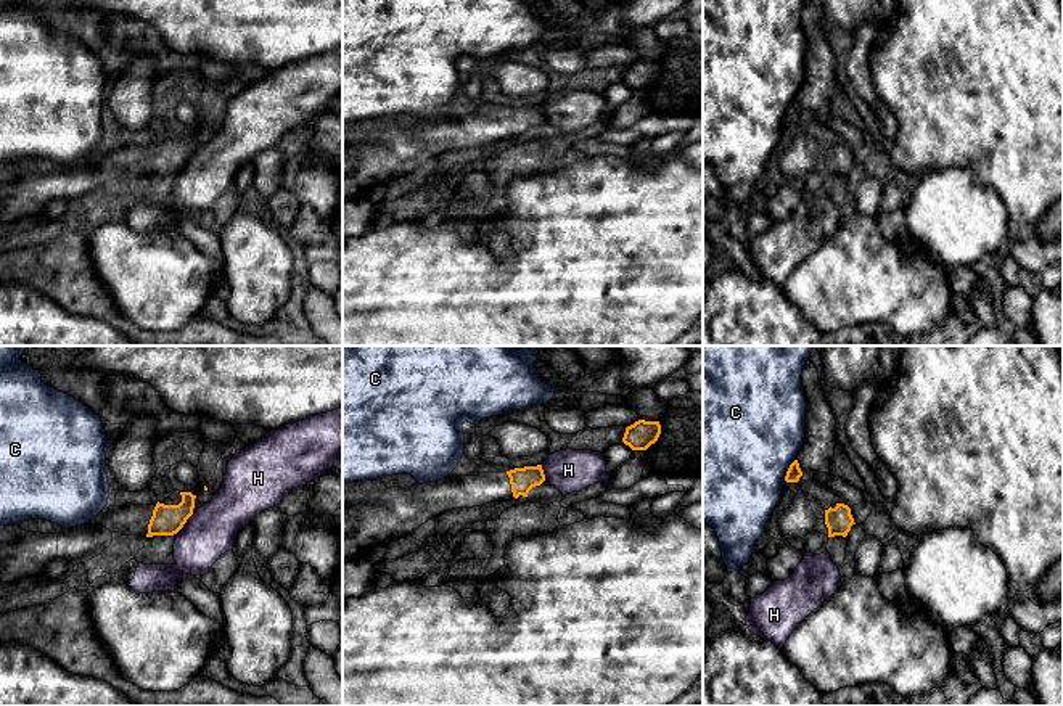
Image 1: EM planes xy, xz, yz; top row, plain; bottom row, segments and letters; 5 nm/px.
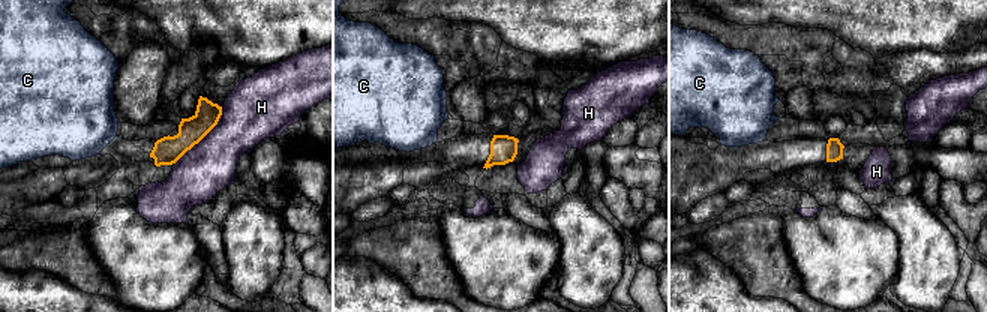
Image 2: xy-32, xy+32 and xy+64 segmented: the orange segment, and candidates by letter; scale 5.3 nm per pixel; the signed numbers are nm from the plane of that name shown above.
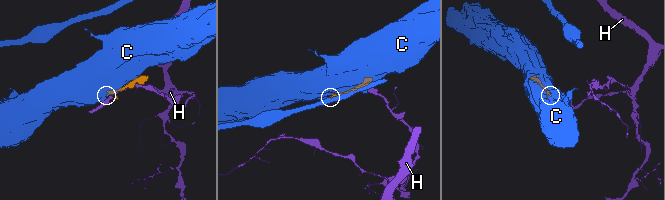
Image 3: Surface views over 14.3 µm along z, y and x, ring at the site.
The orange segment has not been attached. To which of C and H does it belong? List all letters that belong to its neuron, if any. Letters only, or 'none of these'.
none of these

